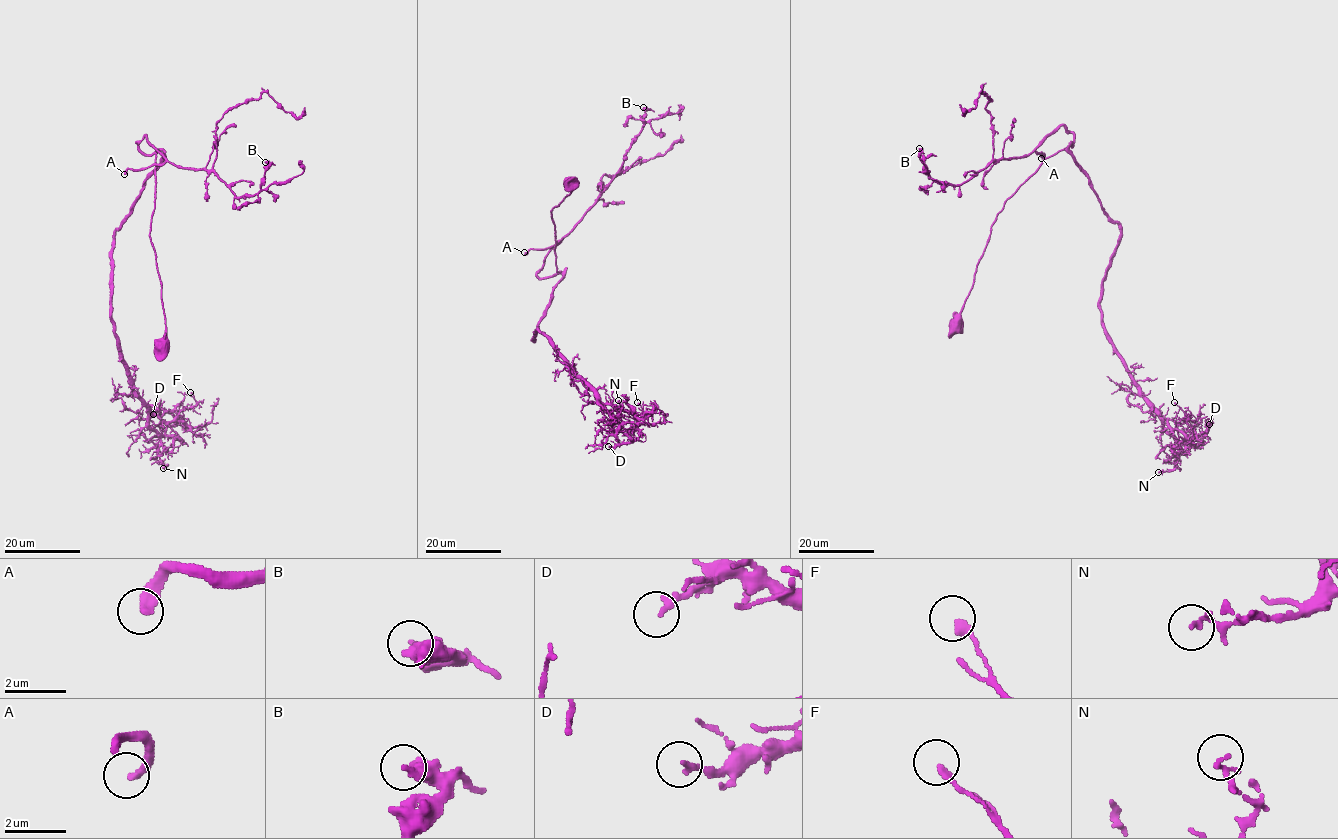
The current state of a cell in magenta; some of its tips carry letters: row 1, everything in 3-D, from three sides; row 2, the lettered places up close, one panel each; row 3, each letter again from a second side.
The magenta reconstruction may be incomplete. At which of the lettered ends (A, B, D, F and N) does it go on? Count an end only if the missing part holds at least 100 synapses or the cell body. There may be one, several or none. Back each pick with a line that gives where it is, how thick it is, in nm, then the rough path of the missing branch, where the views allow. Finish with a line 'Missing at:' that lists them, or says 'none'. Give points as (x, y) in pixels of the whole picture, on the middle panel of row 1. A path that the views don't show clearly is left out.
A: at (524, 252); 360 nm thick; missing branch runs (524, 252), (542, 246), (575, 218), (593, 173), (605, 162), (643, 170), (664, 162)
Missing at: A

